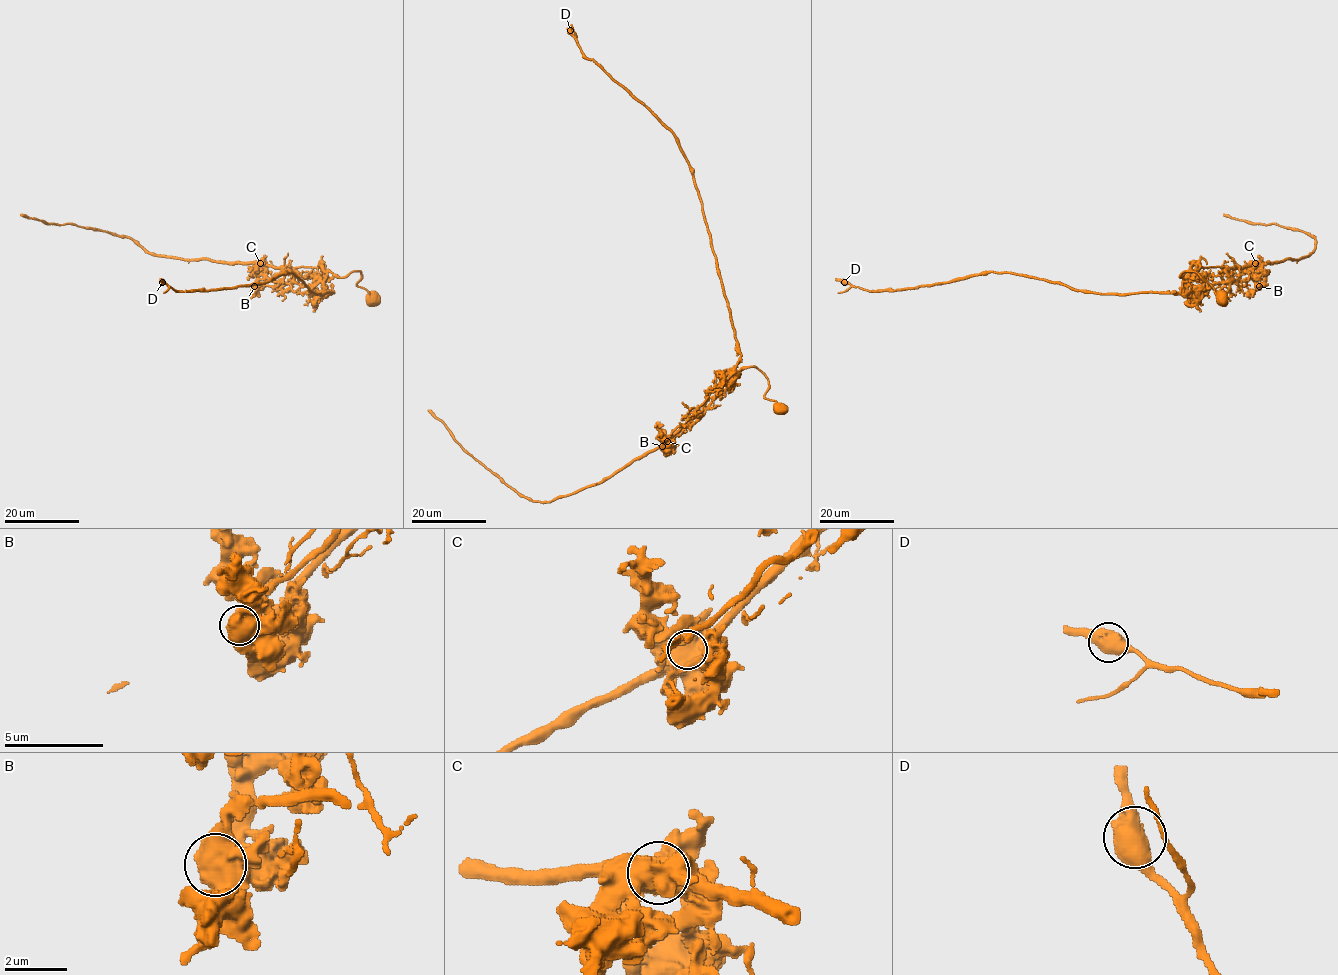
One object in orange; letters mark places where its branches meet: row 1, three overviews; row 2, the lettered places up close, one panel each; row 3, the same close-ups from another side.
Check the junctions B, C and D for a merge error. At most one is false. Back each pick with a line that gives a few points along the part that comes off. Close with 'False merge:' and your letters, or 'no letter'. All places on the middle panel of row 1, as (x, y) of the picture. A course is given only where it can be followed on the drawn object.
C: (667, 441), (600, 482), (549, 501), (534, 501), (520, 496), (476, 461), (428, 409)
False merge: C

